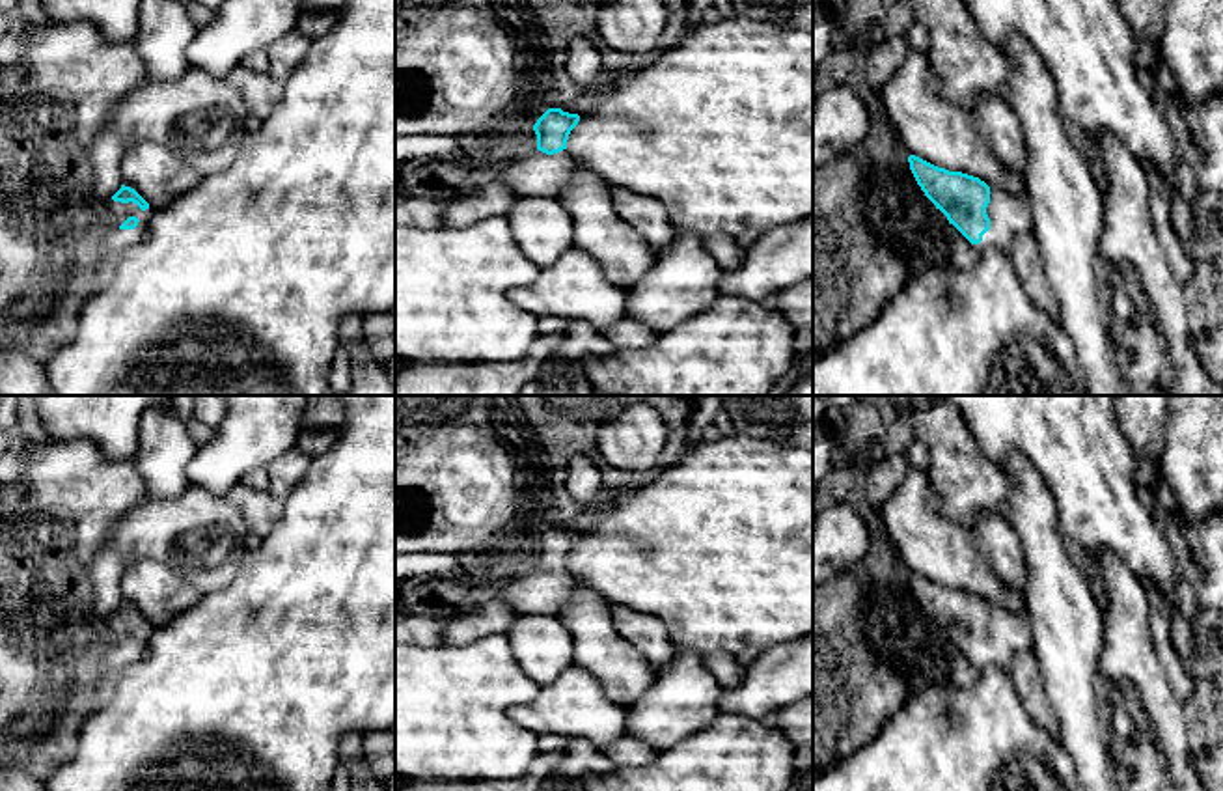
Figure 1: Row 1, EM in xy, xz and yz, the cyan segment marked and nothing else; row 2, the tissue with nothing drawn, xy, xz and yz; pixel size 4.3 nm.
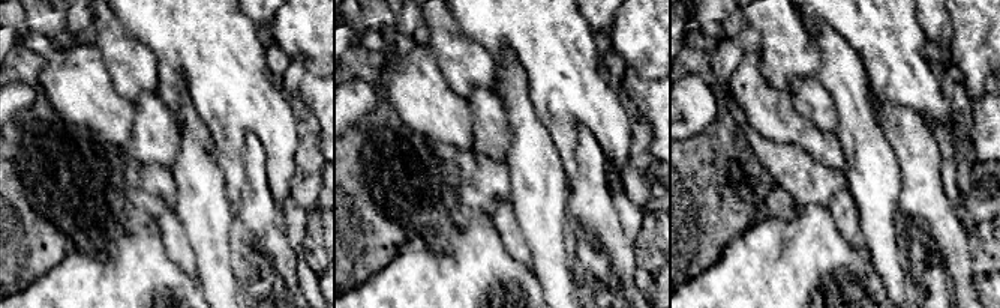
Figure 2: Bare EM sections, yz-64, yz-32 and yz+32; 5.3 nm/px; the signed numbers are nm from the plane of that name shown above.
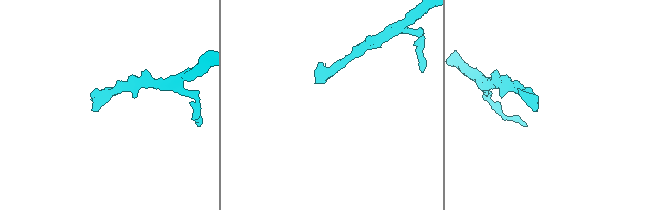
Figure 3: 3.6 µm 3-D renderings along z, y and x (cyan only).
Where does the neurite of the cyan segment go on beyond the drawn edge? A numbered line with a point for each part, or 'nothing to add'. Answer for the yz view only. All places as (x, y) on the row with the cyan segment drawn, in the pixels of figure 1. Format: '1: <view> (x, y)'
1: yz (1009, 215)

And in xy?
1: xy (114, 241)

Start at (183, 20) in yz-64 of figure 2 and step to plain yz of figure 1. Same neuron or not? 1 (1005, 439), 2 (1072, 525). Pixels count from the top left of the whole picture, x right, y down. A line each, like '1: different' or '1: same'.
1: same
2: same

